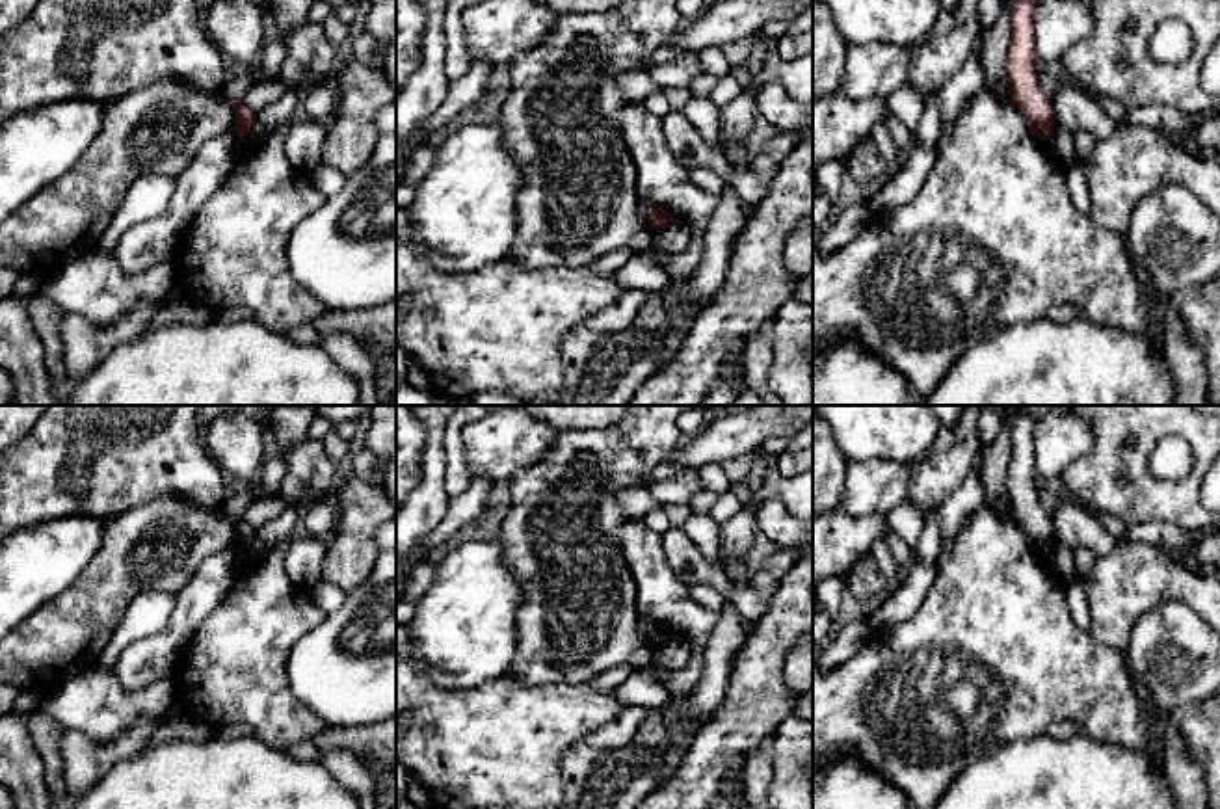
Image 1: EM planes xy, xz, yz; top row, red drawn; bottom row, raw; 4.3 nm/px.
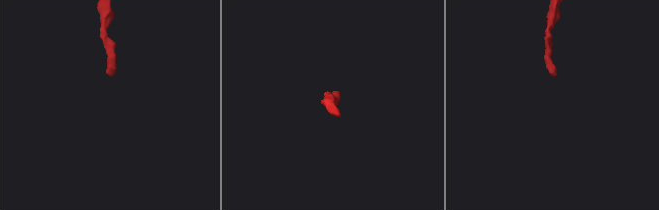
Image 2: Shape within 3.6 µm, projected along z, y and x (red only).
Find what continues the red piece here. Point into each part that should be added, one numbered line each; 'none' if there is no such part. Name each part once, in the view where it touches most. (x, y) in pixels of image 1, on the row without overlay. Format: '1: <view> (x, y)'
1: xz (644, 625)

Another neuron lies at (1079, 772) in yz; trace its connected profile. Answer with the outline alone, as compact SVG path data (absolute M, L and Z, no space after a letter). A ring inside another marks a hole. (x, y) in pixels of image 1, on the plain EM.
M1079 733L1066 740L1040 735L1006 744L958 776L934 809L1177 809L1177 803L1166 772L1155 770L1146 753Z

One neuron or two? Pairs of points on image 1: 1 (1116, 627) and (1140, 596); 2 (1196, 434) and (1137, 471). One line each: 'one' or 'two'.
1: one
2: one

